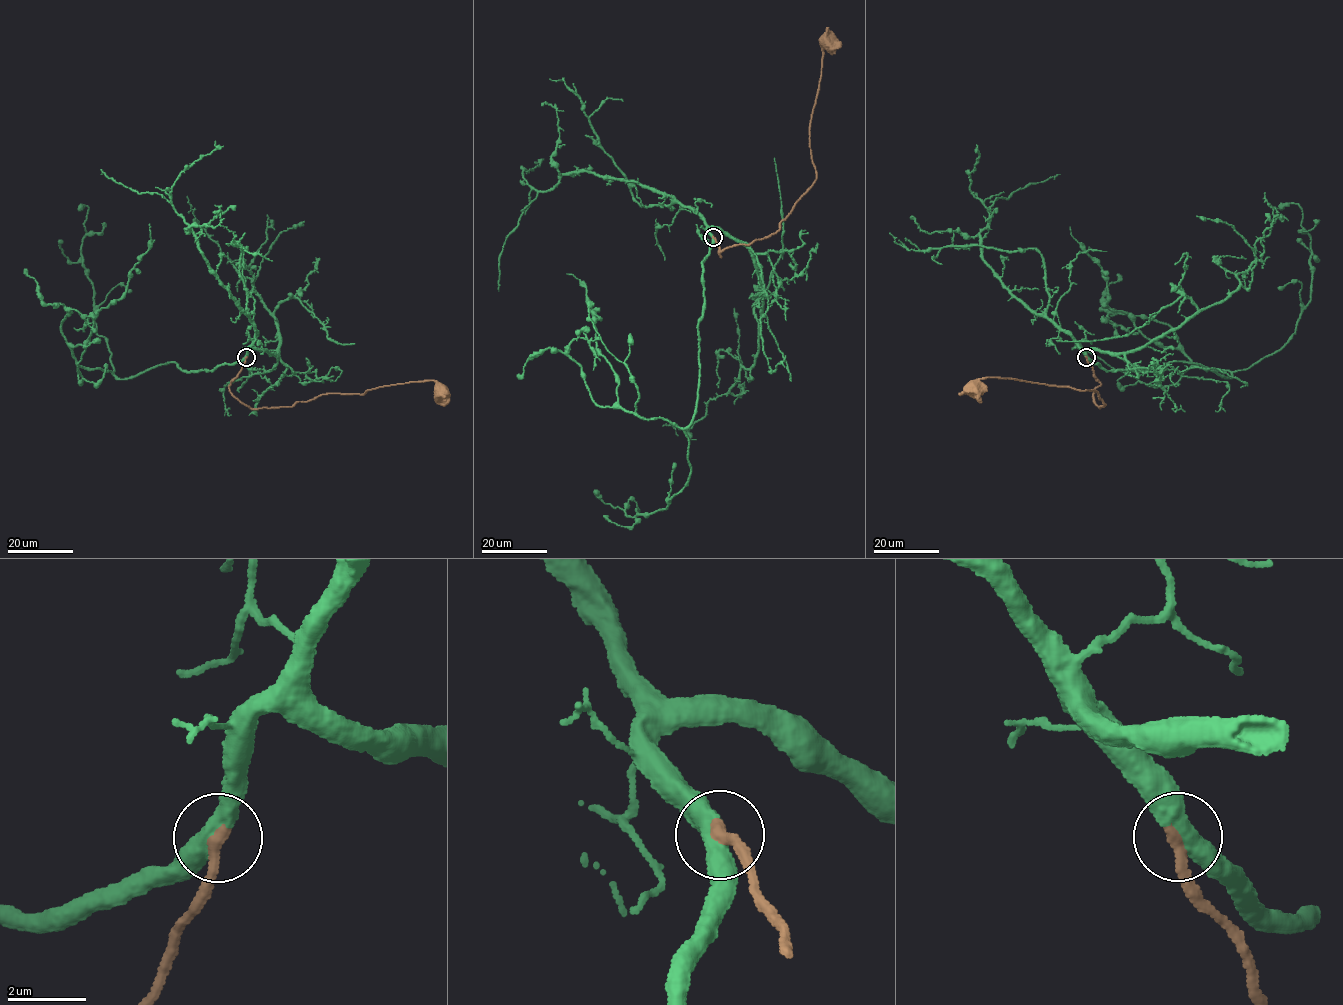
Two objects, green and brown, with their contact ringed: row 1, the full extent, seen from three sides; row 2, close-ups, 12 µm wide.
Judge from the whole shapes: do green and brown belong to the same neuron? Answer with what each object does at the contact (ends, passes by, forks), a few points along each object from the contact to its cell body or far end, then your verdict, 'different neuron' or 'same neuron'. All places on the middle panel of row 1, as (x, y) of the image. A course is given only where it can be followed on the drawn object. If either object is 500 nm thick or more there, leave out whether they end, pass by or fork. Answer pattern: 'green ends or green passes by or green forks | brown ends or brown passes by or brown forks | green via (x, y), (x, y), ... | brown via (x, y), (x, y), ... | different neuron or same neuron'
green passes by | brown ends | green via (713, 237), (683, 428), (618, 405), (599, 316), (566, 274) | brown via (713, 237), (720, 256), (727, 248), (768, 237), (816, 179), (809, 127), (827, 42) | same neuron

